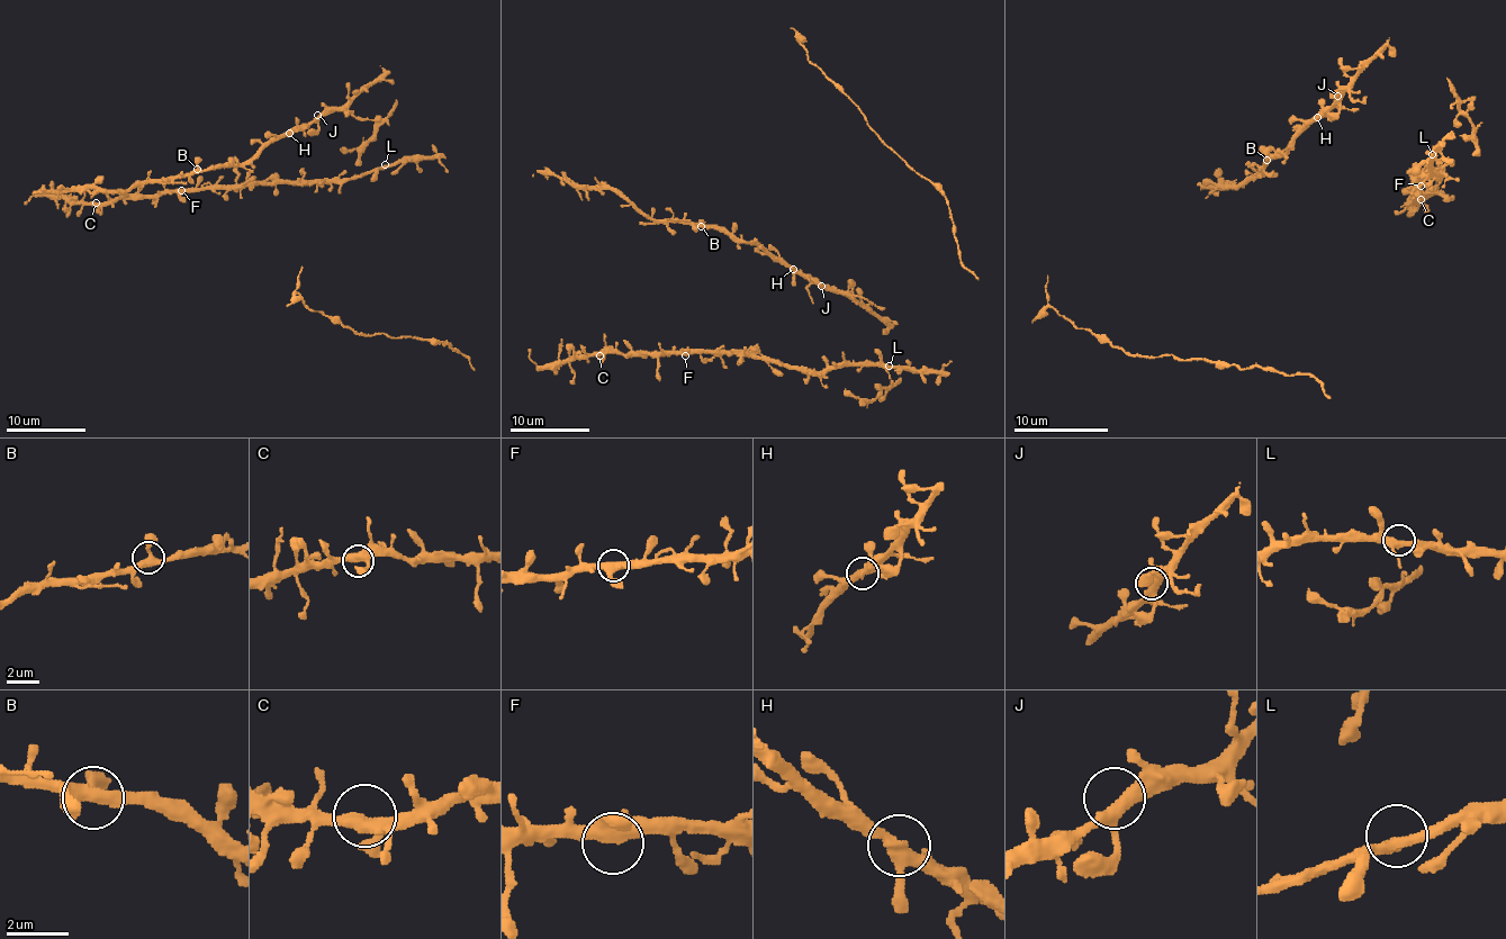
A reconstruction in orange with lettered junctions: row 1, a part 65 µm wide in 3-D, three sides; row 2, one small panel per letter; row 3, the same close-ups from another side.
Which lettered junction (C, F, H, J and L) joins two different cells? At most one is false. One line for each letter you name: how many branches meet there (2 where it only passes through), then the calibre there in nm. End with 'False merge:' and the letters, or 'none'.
False merge: none

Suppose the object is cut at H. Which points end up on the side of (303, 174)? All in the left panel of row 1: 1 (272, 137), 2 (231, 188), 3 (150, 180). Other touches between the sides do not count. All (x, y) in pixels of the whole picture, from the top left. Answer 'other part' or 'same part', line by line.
1: other part
2: same part
3: other part

